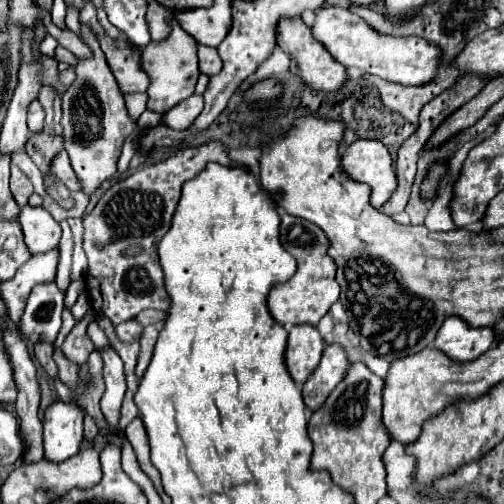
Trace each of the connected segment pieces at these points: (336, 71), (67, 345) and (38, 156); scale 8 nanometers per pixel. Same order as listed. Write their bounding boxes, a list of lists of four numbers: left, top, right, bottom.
[[276,17,346,91],[62,311,96,365],[26,127,64,177]]

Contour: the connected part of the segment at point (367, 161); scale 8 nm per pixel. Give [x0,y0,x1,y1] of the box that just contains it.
[342,141,398,209]

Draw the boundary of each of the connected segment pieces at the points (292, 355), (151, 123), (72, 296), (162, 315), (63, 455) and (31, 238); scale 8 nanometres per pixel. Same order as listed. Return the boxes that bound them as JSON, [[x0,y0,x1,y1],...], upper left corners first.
[[286,325,324,387],[137,110,162,128],[64,281,84,309],[136,309,166,327],[44,403,84,463],[18,207,60,255]]

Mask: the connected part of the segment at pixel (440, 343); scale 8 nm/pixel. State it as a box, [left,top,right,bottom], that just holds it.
[436,317,496,361]

